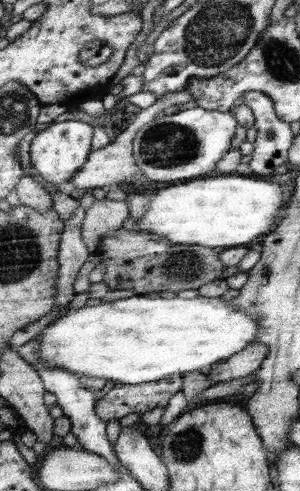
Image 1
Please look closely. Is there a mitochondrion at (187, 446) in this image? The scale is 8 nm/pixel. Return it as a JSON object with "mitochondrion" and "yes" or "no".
{"mitochondrion":"yes"}

